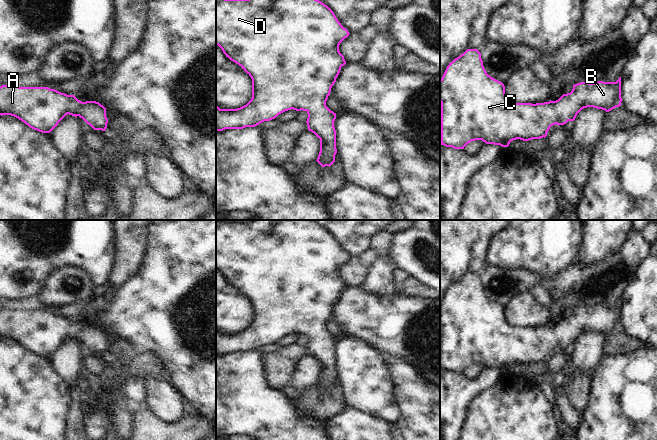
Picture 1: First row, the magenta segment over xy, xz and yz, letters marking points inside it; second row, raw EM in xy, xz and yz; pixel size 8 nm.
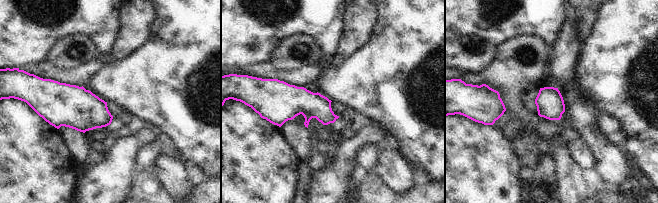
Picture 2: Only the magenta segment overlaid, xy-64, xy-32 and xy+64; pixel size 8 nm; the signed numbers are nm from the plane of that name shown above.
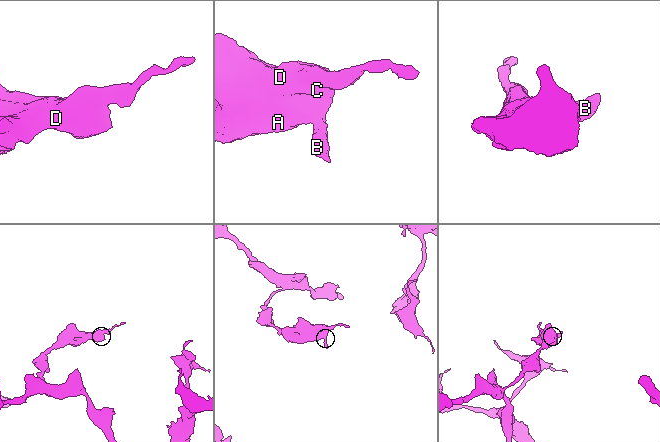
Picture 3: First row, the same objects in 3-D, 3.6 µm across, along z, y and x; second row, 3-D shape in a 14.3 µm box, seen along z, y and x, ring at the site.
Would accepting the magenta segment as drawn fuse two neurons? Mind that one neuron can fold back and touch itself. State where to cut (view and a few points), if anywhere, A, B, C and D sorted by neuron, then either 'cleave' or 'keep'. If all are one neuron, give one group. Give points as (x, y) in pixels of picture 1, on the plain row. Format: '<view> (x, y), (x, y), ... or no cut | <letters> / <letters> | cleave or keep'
no cut | A B C D | keep

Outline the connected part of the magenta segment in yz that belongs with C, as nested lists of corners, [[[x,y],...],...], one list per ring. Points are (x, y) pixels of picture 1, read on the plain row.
[[[467,273],[447,290],[440,303],[441,369],[454,373],[464,371],[475,364],[486,368],[508,371],[516,363],[529,365],[545,362],[550,351],[574,345],[584,332],[593,331],[606,336],[621,330],[621,301],[616,306],[580,306],[570,317],[556,325],[544,327],[512,327],[505,318],[502,306],[487,298],[481,277]]]

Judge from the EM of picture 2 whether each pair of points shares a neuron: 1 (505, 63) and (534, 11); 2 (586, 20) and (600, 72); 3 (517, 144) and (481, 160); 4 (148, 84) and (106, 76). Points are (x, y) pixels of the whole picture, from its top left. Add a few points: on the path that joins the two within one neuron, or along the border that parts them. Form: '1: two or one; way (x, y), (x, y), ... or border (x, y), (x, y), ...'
1: two; border (544, 41), (519, 35), (500, 45)
2: two; border (599, 11), (592, 32), (582, 42)
3: two; border (510, 142), (517, 161), (522, 167)
4: one; way (138, 84), (116, 82)

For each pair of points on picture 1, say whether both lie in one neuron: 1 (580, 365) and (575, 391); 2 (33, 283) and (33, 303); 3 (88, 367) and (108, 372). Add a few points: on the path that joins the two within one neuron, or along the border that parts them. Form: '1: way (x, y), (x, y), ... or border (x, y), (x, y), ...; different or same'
1: border (574, 349), (572, 367), (579, 372), (591, 371); different
2: border (38, 294), (25, 299), (10, 299); different
3: way (93, 368), (103, 369); same

